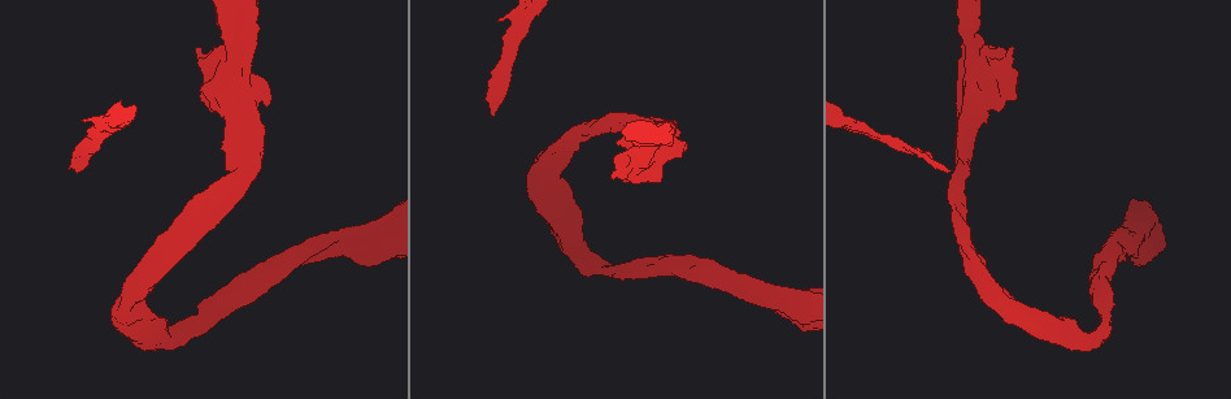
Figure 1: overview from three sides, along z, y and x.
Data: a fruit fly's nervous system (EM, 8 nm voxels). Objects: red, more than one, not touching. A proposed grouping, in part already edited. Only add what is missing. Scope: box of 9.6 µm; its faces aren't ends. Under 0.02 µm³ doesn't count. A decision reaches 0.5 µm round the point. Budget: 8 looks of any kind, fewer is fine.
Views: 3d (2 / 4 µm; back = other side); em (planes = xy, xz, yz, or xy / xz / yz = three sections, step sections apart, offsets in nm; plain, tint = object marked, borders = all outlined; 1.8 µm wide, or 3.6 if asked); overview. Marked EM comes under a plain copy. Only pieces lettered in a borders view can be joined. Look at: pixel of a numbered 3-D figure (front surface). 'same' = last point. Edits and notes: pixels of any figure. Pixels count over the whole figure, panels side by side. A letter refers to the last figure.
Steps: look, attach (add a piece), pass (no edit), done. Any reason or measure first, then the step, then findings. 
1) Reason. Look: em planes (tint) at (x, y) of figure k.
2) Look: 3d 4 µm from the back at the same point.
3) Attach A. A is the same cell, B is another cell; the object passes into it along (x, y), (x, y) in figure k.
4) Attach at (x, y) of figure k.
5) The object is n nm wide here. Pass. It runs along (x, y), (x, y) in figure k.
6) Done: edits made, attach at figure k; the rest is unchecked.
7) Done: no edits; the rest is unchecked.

Free end. Look: 3d 4 µm at (268, 106) of figure 1.

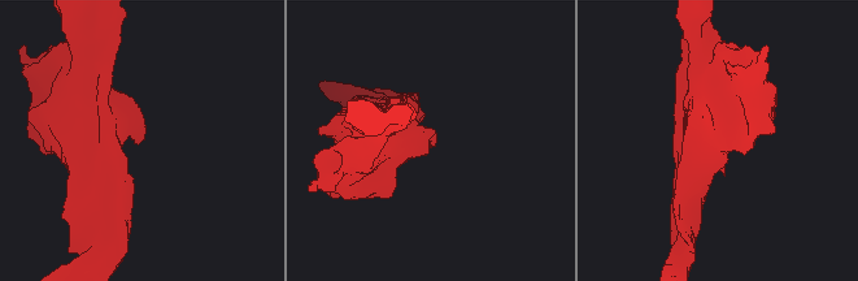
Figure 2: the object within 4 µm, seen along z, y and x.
Shape alone is not enough. Look: em xy step 8 (tint) at (136, 142) of figure 2.

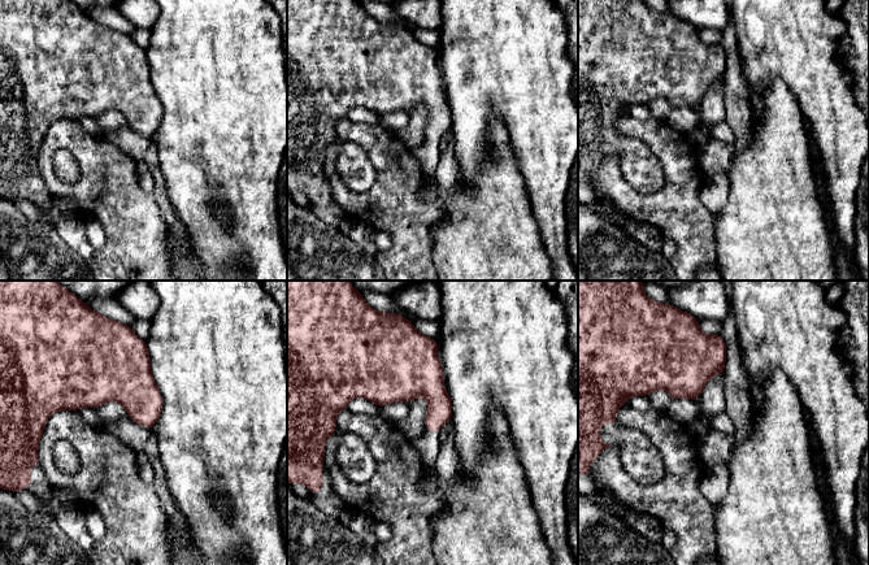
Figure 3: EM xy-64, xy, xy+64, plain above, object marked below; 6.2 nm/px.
Cut it another way. Look: em planes (borders) at the same point.

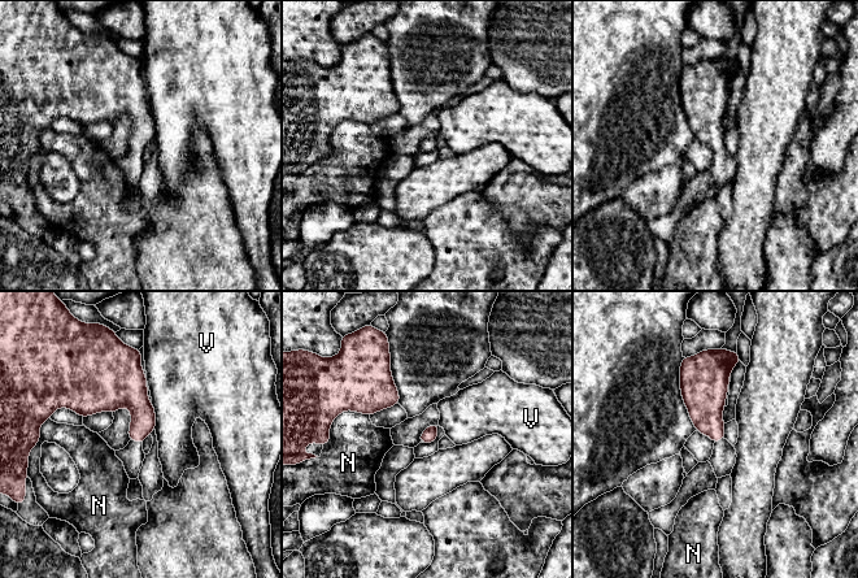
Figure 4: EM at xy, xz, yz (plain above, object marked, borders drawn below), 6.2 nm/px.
Pass. N and V are other cells; a border runs along (151, 403), (155, 411), (155, 429) in figure 4; no lettered piece goes on from it.

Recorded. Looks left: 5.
Sudden change in width. Look: em xy step 4 (tint) at (851, 122) of figure 1.

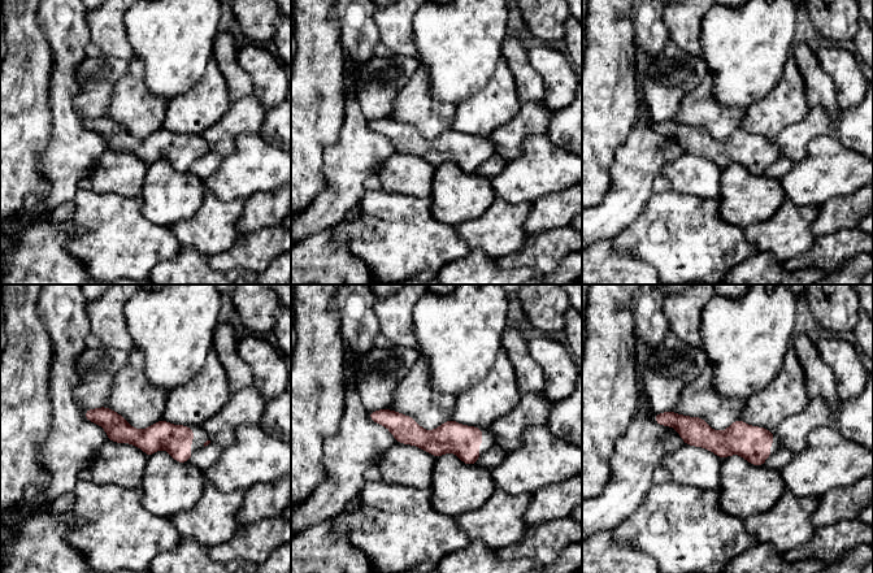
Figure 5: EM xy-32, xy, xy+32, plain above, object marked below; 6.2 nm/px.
Cut it another way. Look: em planes (tint) at the same point.

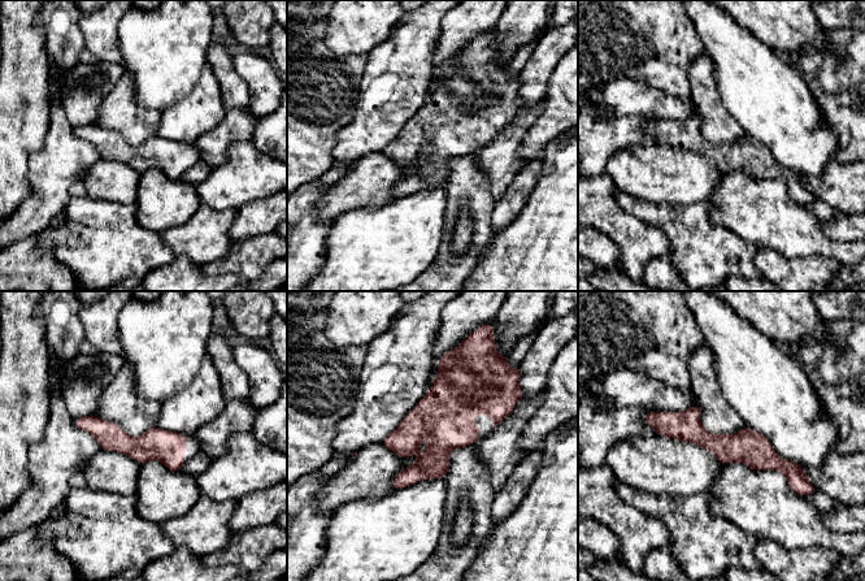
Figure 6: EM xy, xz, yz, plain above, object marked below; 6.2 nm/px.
Look: em planes (borders) at the same point.

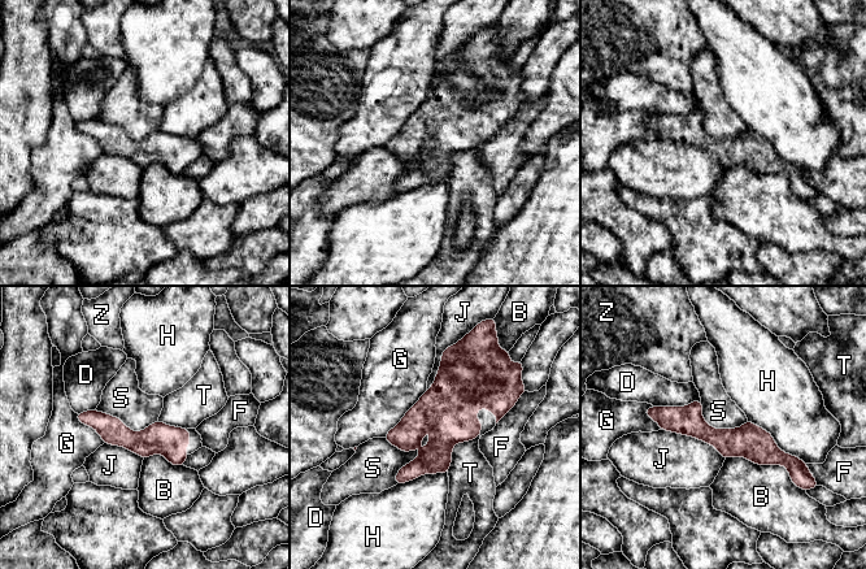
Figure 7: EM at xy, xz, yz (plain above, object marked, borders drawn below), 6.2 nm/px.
The object is 190 nm wide here; the longest contact is with B, 480 nm. Pass. B, D, F, G, H, J, S, T and Z are other cells; no lettered piece goes on from it.

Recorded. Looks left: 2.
An open end. Look: 3d 4 µm at (951, 171) of figure 1.

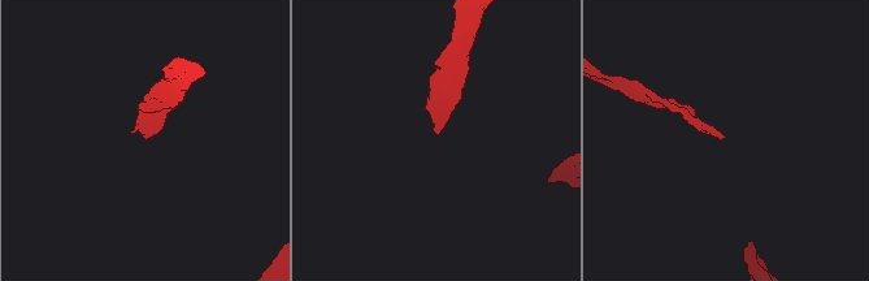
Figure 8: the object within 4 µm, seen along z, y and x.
Look: em planes (borders) at (145, 137) of figure 8.

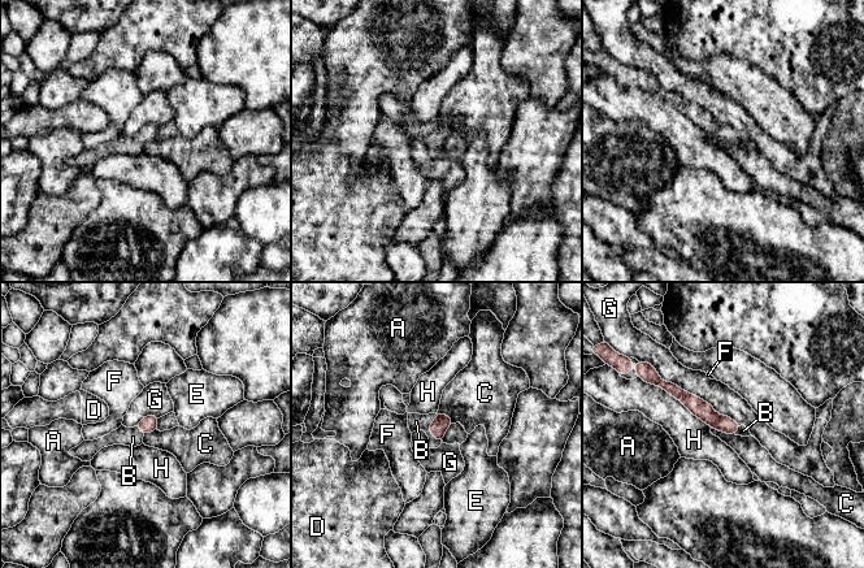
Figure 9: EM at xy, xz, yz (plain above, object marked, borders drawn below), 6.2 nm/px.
The object is 100 nm wide here. Attach B. B is the same cell, A, C, D, E, F, G and H are other cells; the object passes into it along (442, 423), (429, 429), (416, 421) in figure 9; the neuron continues.

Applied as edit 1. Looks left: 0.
Done: edits made, attach at figure 9; the rest is unchecked.

